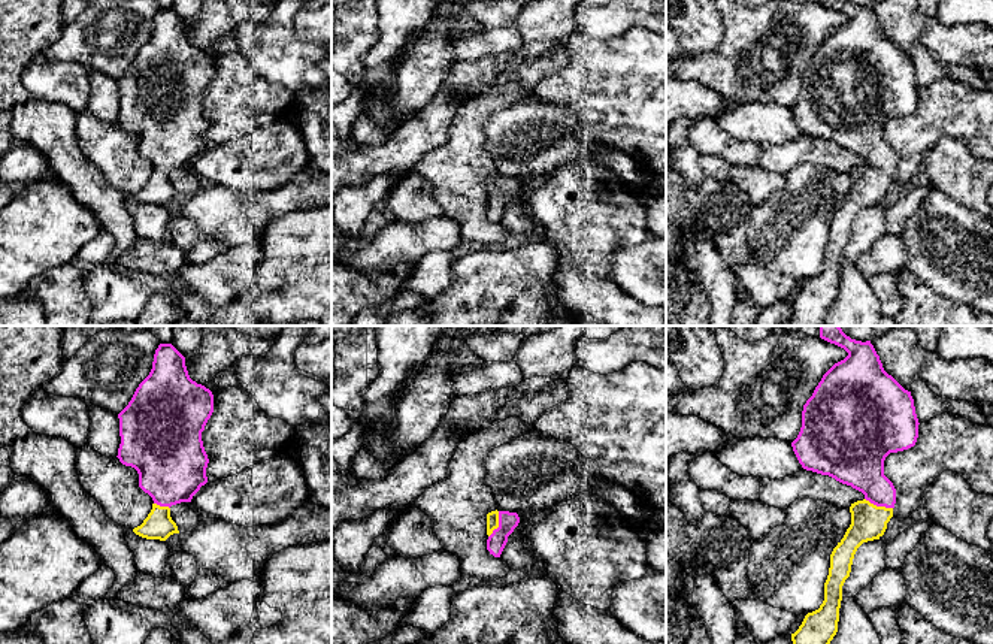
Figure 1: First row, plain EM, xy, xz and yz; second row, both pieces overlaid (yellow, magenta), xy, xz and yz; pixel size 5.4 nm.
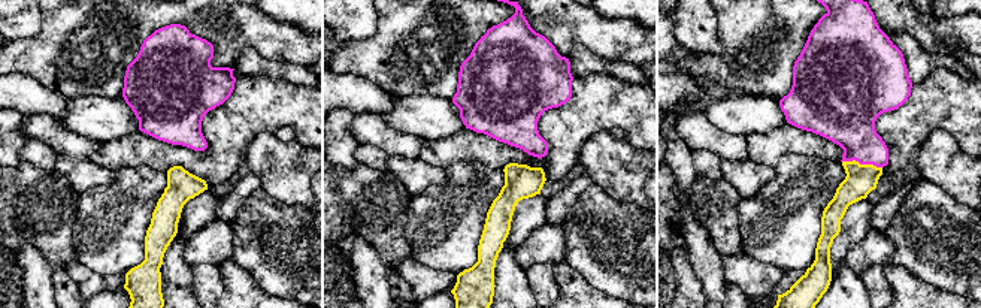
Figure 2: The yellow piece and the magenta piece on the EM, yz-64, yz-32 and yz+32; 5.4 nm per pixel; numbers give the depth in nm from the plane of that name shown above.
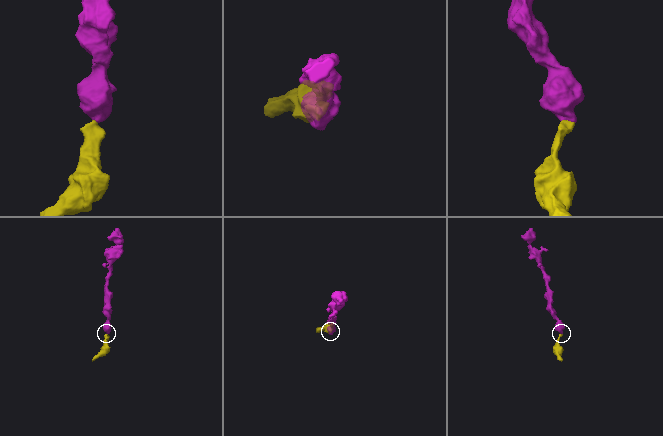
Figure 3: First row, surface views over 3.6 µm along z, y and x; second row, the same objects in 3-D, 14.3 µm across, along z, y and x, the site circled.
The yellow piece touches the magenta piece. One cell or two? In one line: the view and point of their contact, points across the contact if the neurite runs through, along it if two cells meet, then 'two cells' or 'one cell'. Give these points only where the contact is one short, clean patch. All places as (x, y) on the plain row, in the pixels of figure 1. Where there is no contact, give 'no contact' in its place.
meets yellow in yz at (878, 172); runs through yz (869, 187), (869, 183), (878, 172), (878, 154), (860, 130); one cell

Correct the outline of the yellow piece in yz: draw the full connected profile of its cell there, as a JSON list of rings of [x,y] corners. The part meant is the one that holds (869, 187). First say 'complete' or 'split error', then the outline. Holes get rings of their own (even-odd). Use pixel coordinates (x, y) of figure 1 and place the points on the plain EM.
split error | [[[820,0],[821,4],[844,13],[848,21],[835,28],[821,43],[802,76],[802,93],[791,108],[803,134],[829,140],[865,160],[851,169],[851,190],[830,220],[824,266],[808,278],[791,299],[793,315],[781,326],[826,326],[824,318],[838,297],[842,251],[850,242],[857,214],[880,205],[893,182],[896,154],[884,140],[884,126],[890,118],[908,115],[918,103],[918,84],[911,57],[888,40],[871,6],[862,7],[847,0]]]

